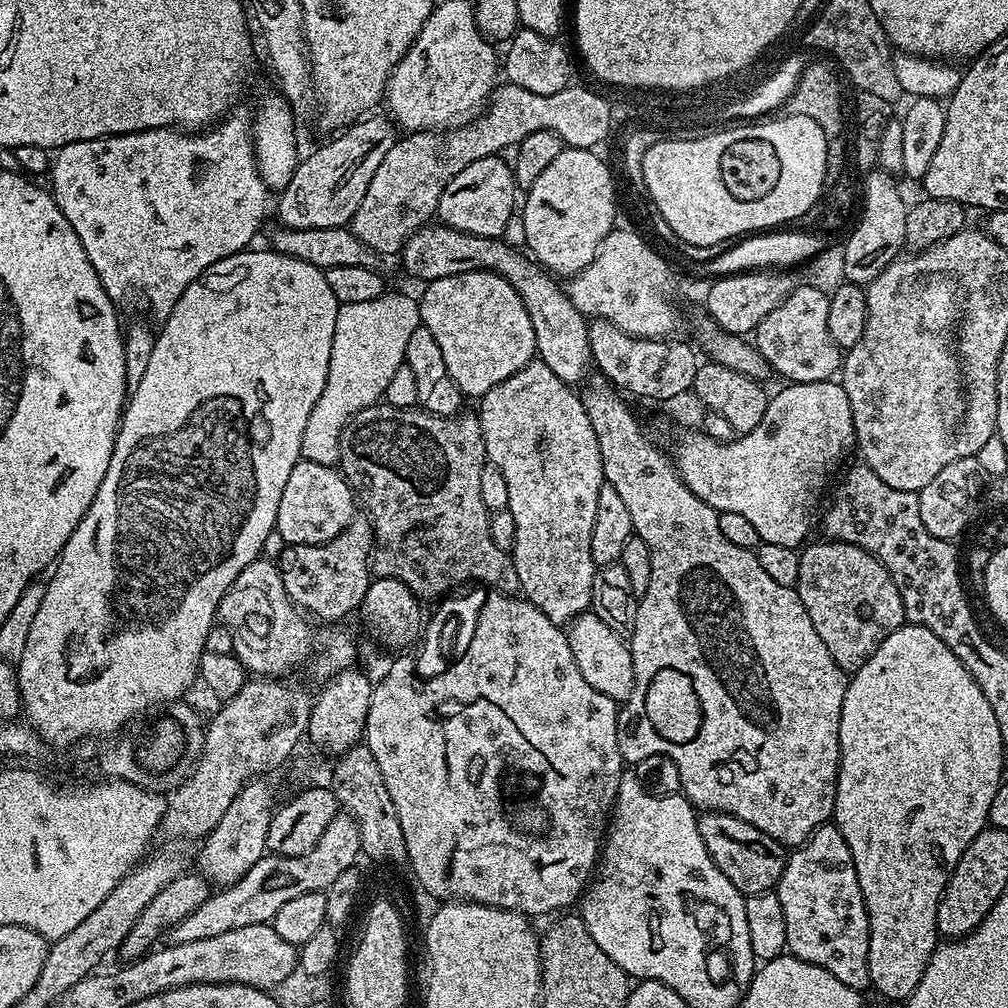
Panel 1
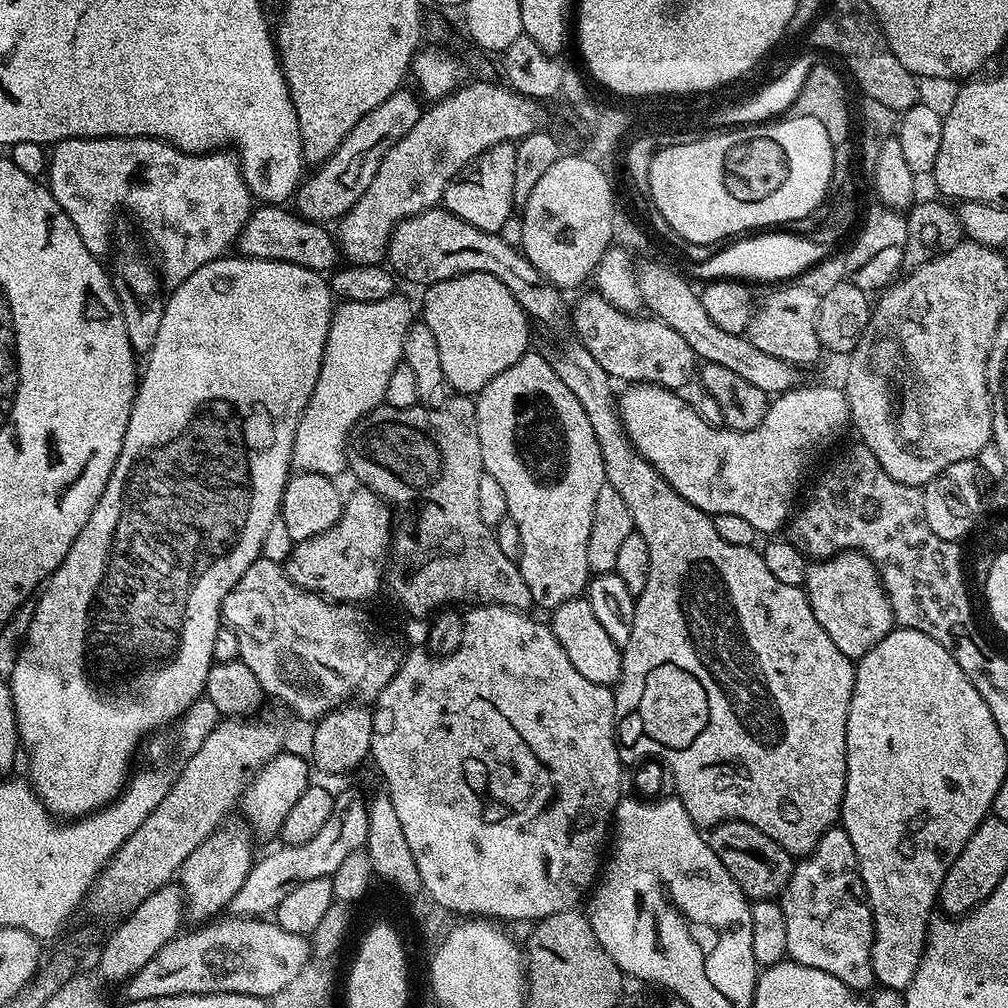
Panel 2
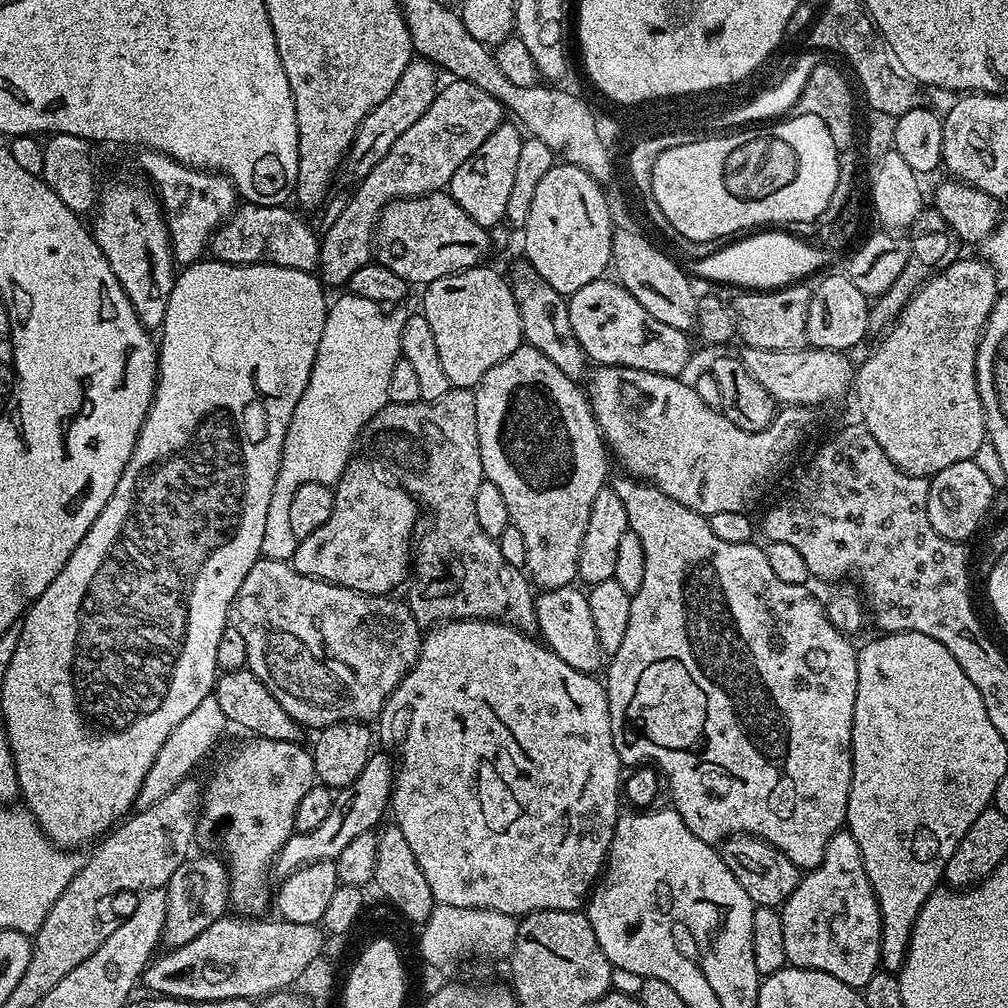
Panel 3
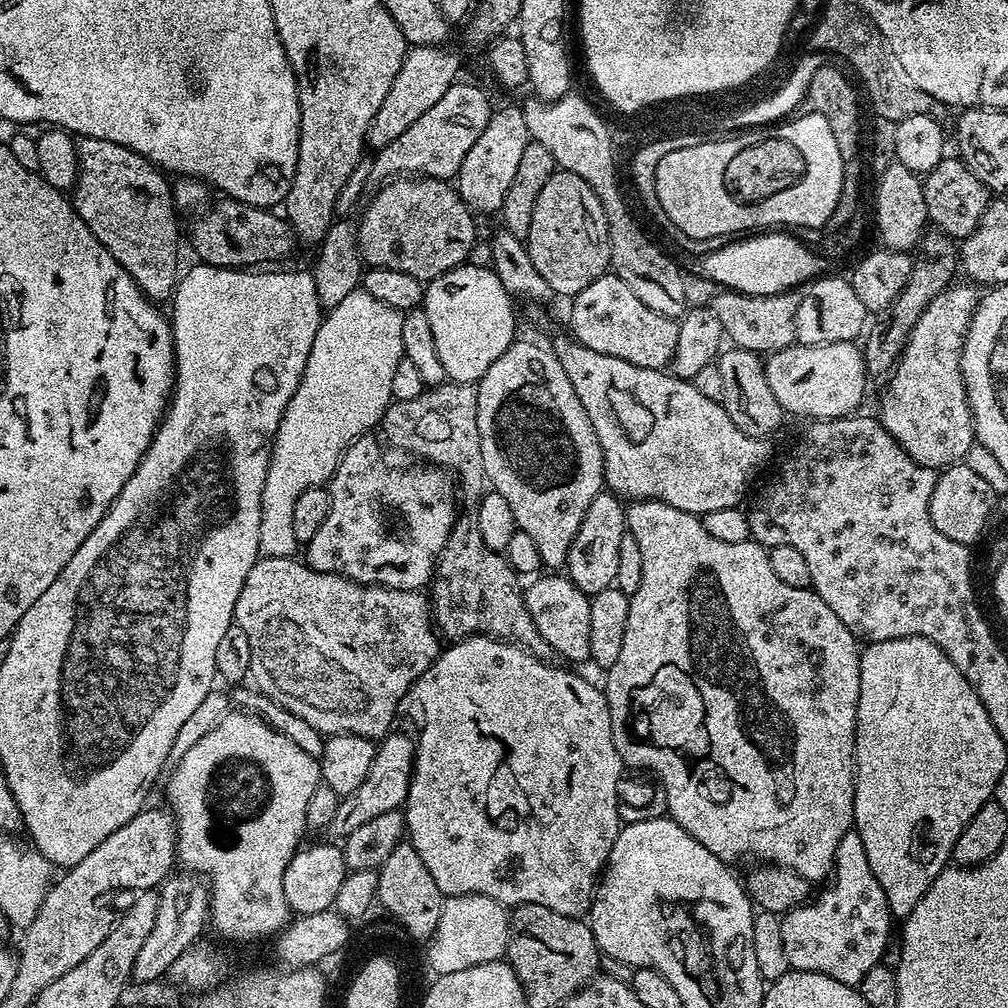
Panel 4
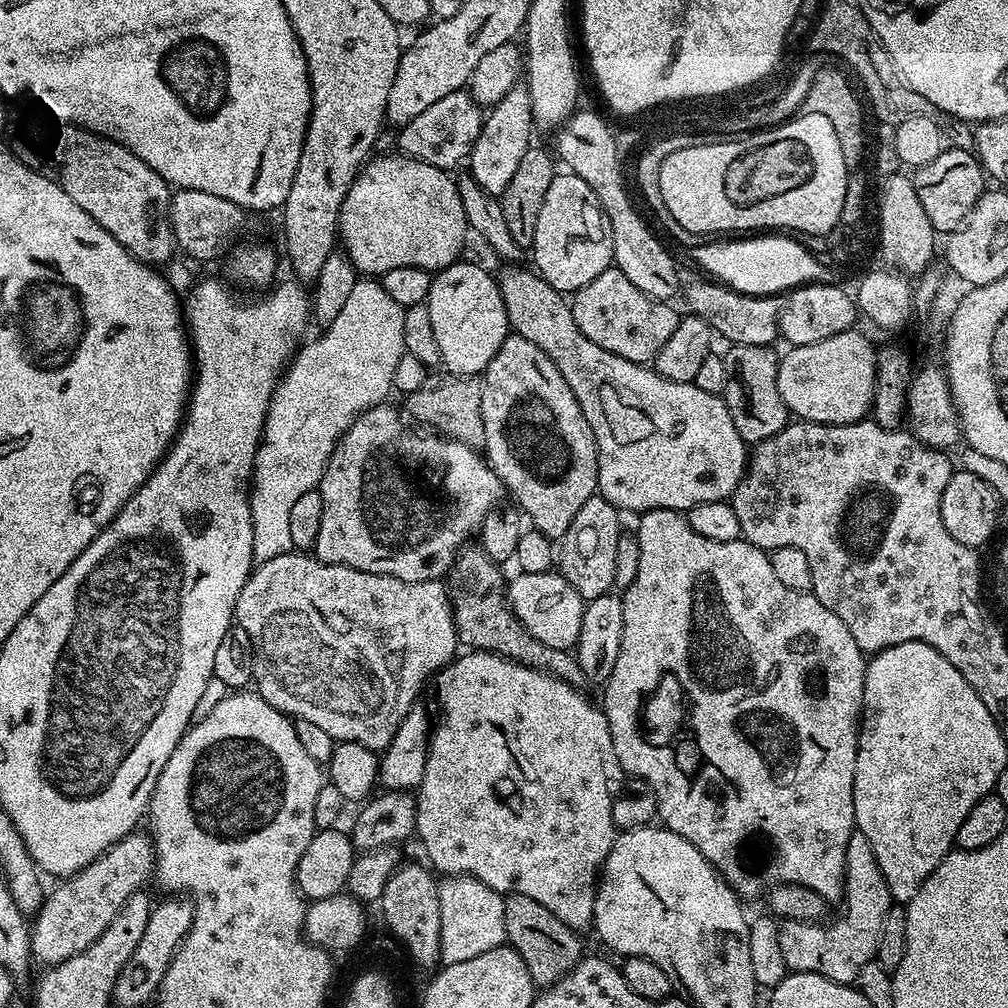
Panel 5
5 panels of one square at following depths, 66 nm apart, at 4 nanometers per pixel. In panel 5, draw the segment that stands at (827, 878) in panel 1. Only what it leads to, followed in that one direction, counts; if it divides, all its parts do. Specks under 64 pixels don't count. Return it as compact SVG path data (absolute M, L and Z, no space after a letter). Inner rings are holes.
M858 830L852 831L850 842L846 846L843 904L844 909L841 910L840 916L833 915L827 922L786 920L780 924L782 958L786 958L789 972L822 974L822 978L830 978L830 982L855 985L862 974L862 968L877 959L876 951L879 950L880 939L884 936L884 923L888 920L888 911L894 908L894 901L886 886L886 878L882 878L882 870L878 870L878 860L874 858L870 841L866 838L866 834Z

